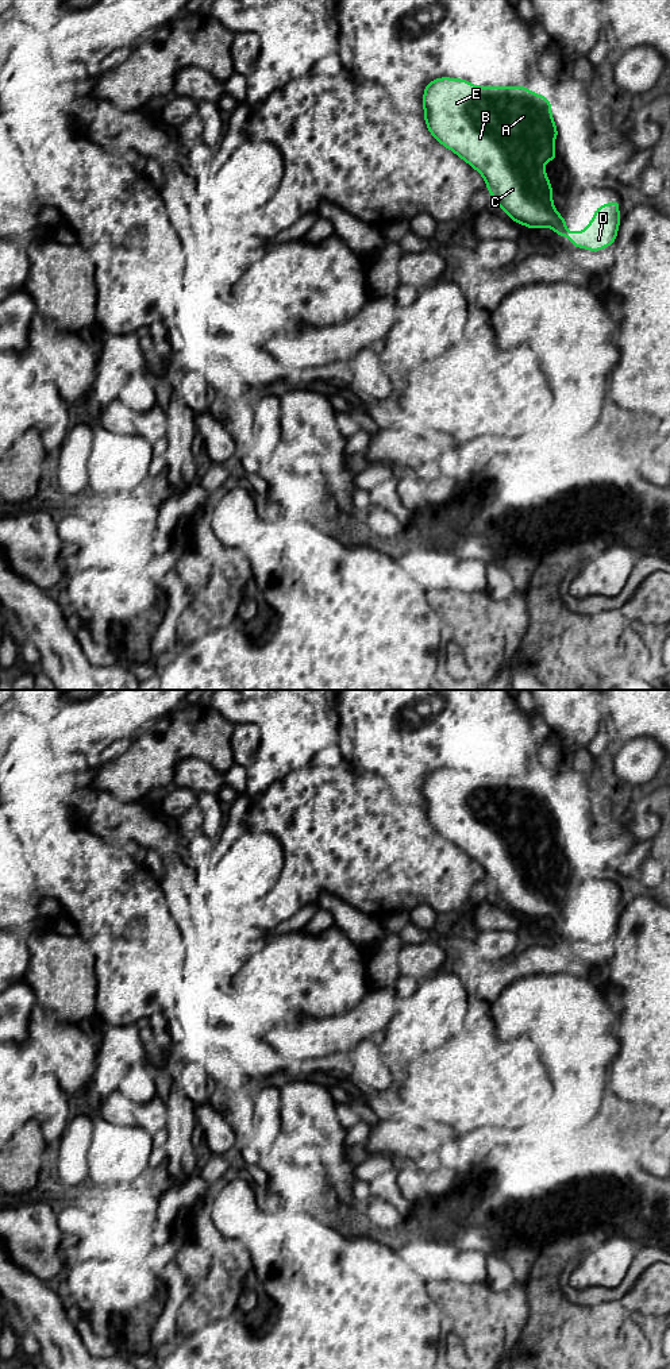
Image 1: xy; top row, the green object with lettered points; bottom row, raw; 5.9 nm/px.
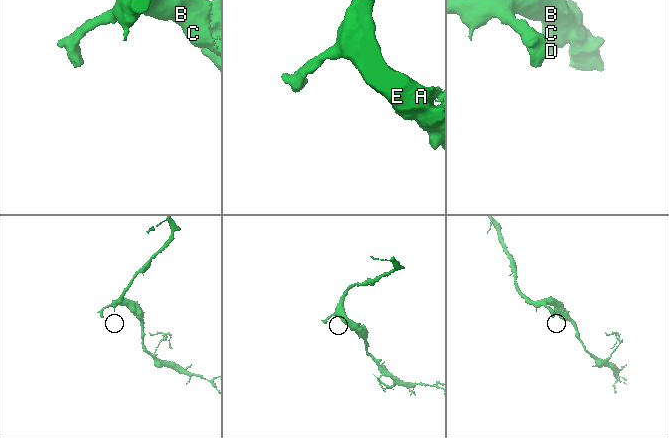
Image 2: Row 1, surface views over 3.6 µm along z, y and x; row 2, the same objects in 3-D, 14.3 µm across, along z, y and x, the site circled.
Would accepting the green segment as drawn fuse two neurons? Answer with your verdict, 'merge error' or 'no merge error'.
no merge error

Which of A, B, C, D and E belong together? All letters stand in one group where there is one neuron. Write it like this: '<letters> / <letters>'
A B C D E

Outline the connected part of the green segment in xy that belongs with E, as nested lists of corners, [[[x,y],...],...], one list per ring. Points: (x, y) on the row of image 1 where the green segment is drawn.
[[[440,77],[426,85],[423,105],[431,135],[485,178],[492,200],[515,223],[530,230],[550,227],[562,239],[569,238],[571,246],[590,251],[604,250],[616,242],[621,223],[617,198],[597,207],[582,234],[575,230],[566,234],[567,224],[552,204],[552,186],[543,170],[547,161],[558,157],[552,149],[558,130],[550,111],[552,101],[547,97],[525,86],[475,86],[462,78]]]

